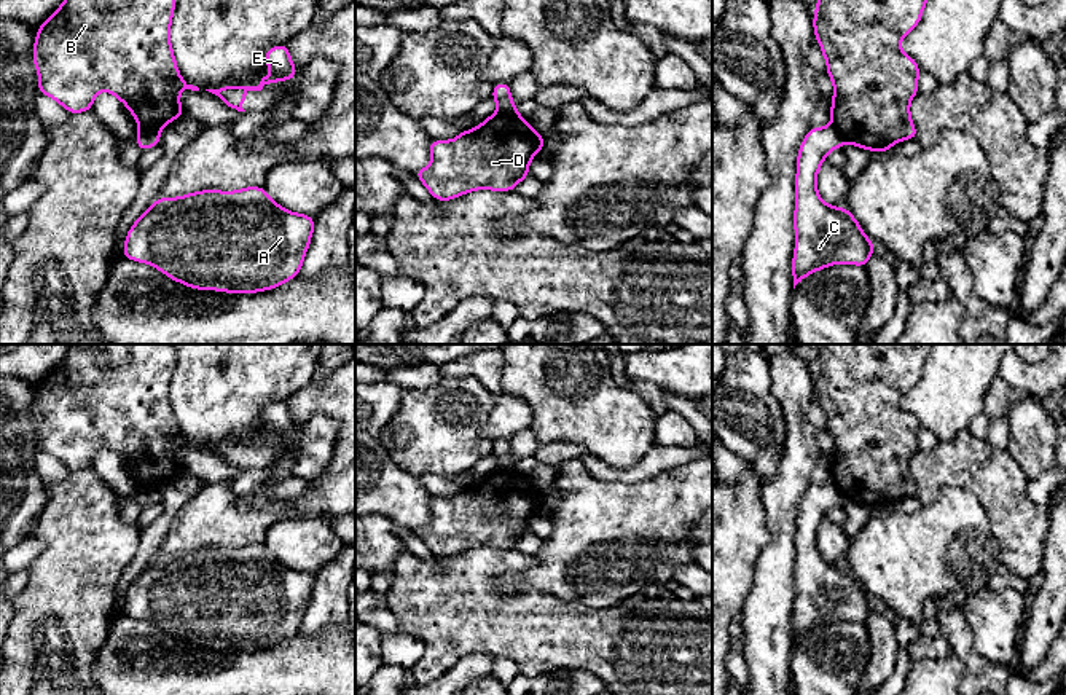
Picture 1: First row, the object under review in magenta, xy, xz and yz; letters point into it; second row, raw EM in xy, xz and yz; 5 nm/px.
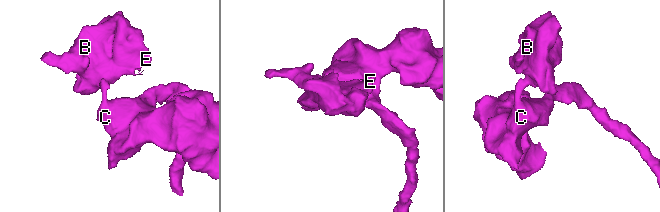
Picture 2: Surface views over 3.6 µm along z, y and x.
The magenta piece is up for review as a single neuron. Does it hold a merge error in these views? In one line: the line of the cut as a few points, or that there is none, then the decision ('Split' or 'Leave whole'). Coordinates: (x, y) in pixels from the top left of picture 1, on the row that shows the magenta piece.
Split along xy (158, 133), (139, 134). Split

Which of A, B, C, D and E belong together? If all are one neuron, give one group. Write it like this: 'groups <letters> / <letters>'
groups A C / B D E

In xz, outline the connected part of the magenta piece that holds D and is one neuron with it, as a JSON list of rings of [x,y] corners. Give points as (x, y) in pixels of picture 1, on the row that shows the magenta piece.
[[[496,112],[454,140],[430,140],[432,163],[414,172],[445,202],[481,188],[513,191],[545,139],[518,112]]]

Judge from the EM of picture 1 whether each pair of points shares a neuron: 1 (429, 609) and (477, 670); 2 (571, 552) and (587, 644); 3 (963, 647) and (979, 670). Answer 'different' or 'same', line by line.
1: different
2: different
3: same

